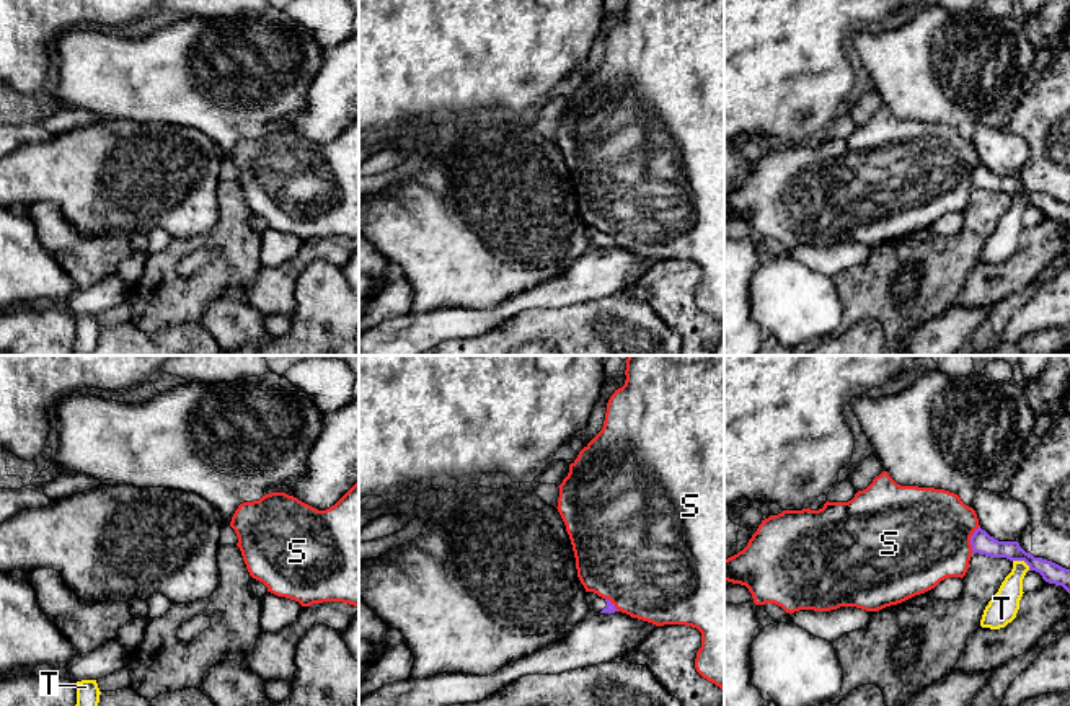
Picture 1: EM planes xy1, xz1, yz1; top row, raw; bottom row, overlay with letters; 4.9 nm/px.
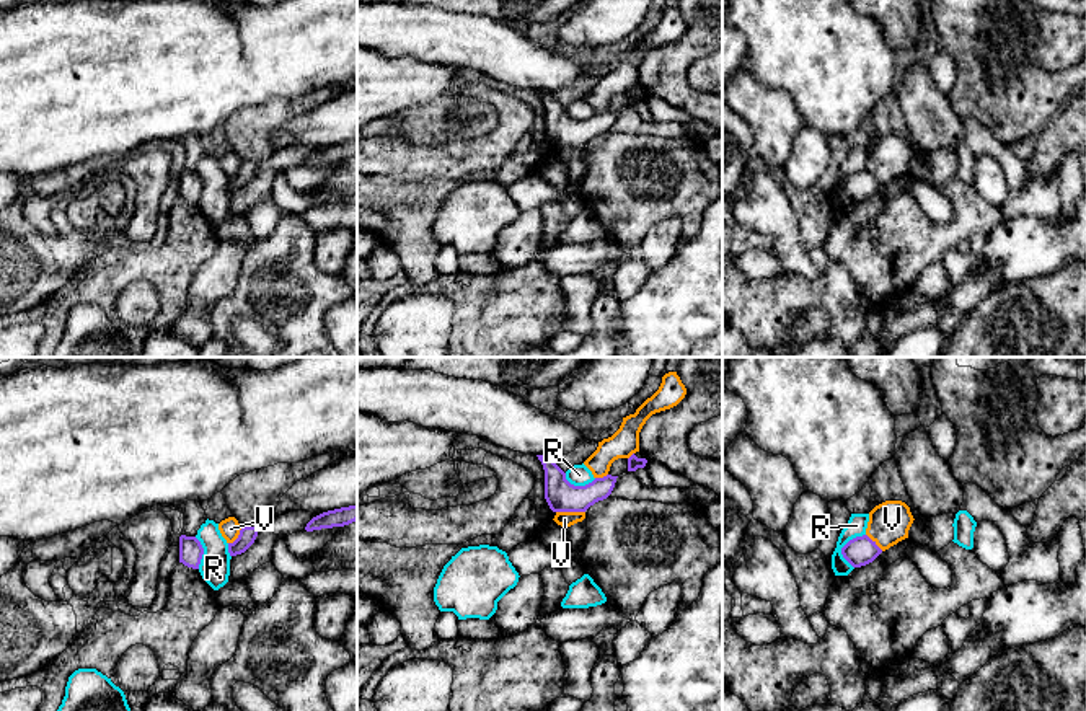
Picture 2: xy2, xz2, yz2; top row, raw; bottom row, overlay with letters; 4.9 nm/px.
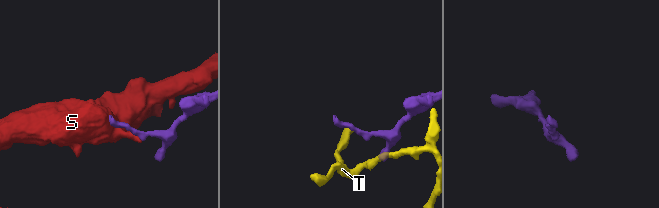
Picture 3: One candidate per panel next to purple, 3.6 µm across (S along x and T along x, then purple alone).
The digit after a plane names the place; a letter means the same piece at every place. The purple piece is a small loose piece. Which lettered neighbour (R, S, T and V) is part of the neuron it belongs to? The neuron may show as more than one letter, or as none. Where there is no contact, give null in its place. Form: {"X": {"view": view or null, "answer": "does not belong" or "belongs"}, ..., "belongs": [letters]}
{"R": {"view": "yz2", "answer": "does not belong"}, "S": {"view": "yz1", "answer": "does not belong"}, "T": {"view": "yz1", "answer": "does not belong"}, "V": {"view": "xz2", "answer": "does not belong"}, "belongs": []}

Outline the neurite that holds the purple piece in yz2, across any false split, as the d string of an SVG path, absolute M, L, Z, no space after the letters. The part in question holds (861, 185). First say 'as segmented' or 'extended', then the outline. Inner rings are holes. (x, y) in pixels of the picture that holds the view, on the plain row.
as segmented; M867 170L850 174L843 183L843 192L853 201L861 202L872 197L882 184Z

